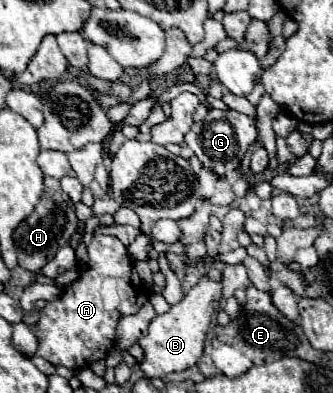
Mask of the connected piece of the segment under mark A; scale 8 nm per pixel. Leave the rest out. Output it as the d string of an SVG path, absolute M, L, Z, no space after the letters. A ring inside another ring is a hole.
M94 235L92 243L88 245L88 257L90 257L90 261L88 261L88 265L84 265L84 277L74 281L72 285L64 287L64 293L56 301L46 303L44 309L40 311L38 325L32 329L40 341L38 355L44 357L46 361L50 361L52 365L64 365L64 367L74 369L74 371L90 367L98 359L104 359L106 353L116 343L114 333L116 333L118 319L124 315L138 313L140 307L146 303L146 295L140 293L142 283L140 283L140 277L134 269L130 255L128 255L128 249L116 237Z

